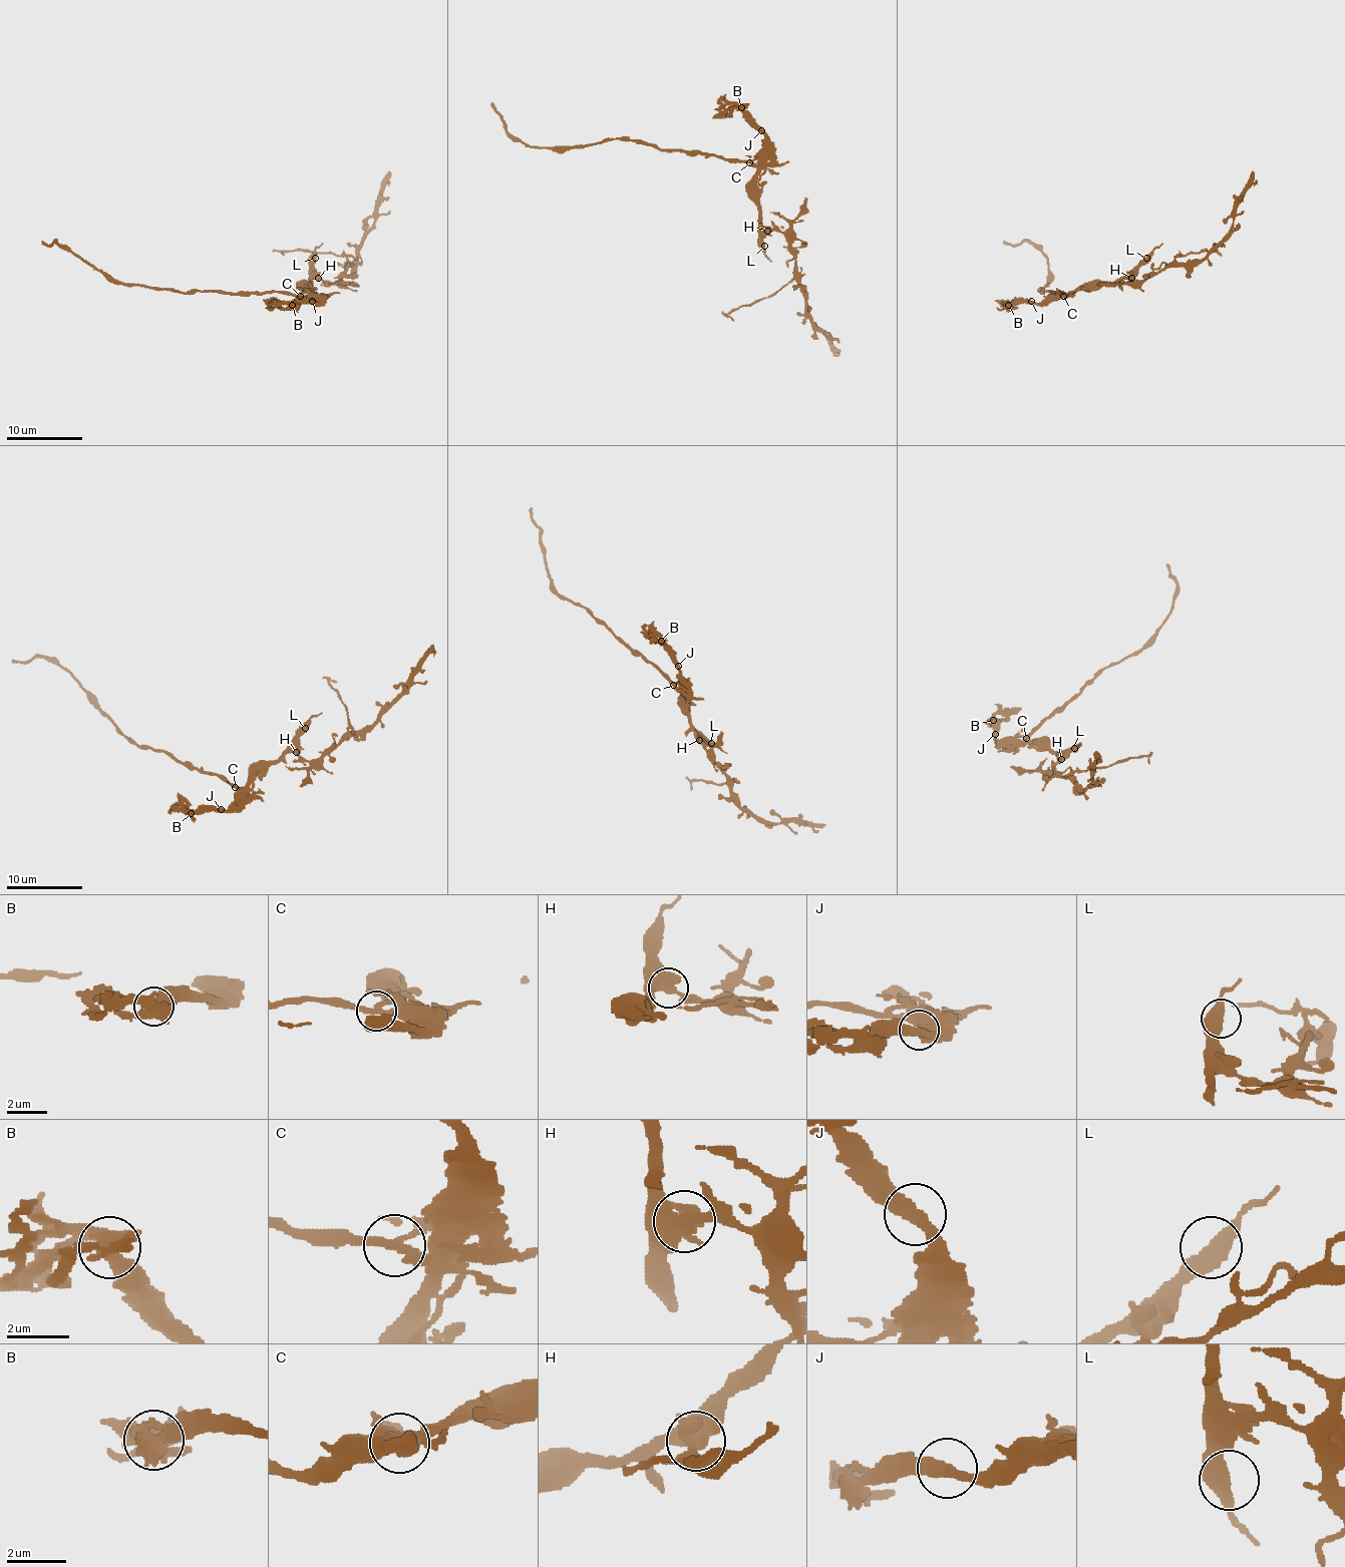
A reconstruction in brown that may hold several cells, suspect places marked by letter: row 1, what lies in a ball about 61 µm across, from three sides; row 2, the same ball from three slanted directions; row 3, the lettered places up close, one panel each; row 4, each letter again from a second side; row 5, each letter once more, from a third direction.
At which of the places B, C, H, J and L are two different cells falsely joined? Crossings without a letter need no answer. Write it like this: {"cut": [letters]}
{"cut": ["B", "C", "H"]}

